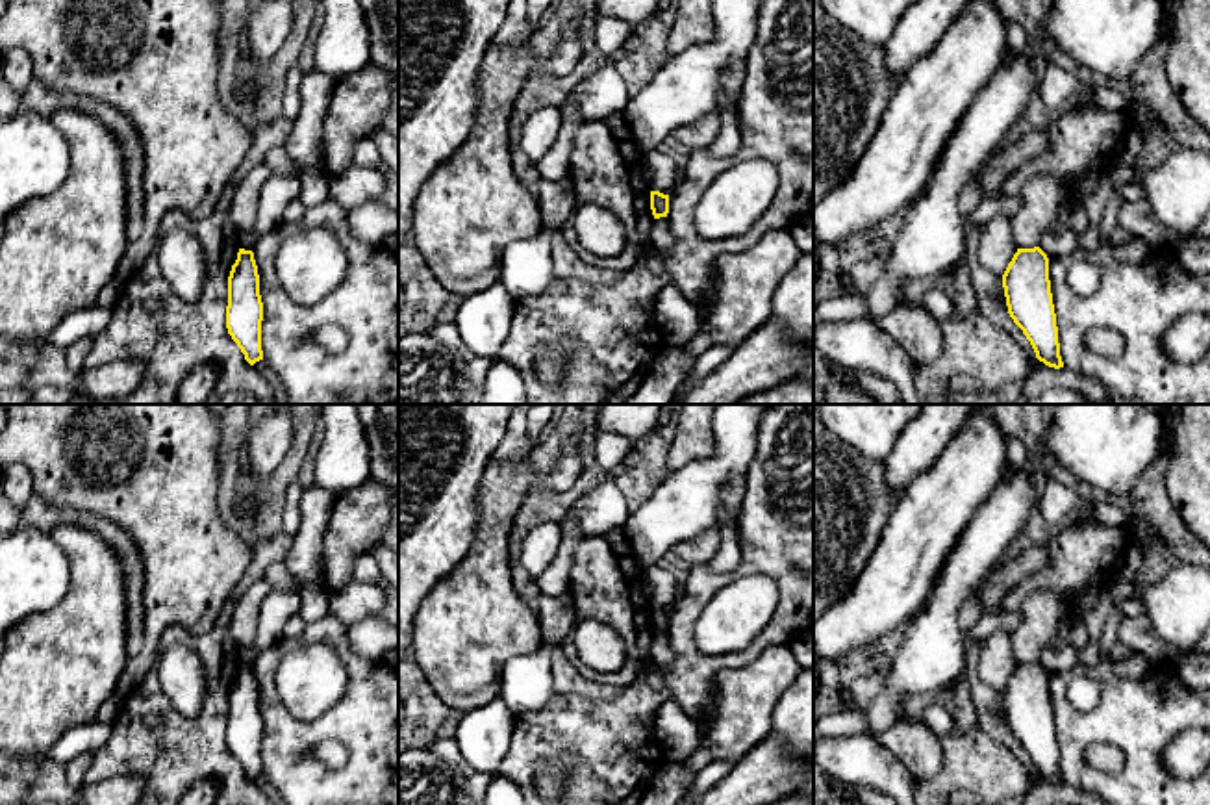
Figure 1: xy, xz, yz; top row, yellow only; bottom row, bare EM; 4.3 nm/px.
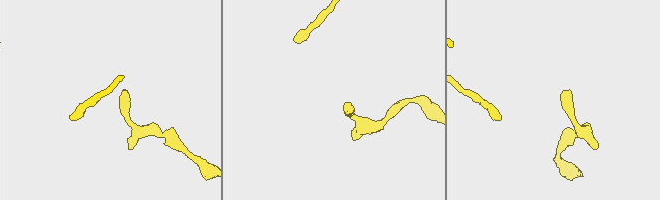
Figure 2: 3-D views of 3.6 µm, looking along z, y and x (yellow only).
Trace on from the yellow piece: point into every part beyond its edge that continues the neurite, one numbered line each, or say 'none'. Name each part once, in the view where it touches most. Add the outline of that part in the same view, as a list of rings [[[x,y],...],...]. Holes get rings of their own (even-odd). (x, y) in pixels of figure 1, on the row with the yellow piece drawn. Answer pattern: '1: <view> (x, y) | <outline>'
none

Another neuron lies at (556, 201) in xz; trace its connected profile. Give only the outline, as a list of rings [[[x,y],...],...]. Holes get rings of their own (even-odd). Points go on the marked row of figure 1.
[[[571,176],[560,182],[539,180],[536,198],[539,202],[543,232],[558,230],[573,221],[573,213],[578,206],[574,195],[576,191]]]

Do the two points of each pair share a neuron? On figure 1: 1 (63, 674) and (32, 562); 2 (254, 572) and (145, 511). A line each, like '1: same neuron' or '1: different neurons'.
1: different neurons
2: different neurons

